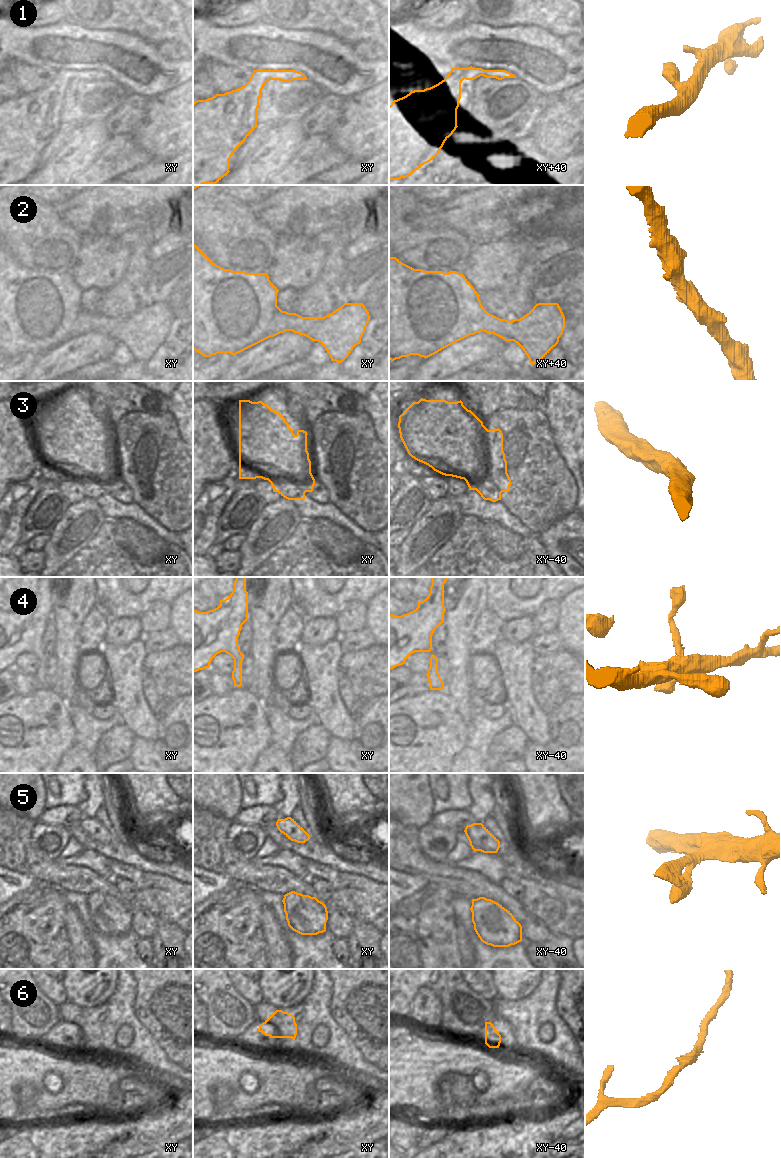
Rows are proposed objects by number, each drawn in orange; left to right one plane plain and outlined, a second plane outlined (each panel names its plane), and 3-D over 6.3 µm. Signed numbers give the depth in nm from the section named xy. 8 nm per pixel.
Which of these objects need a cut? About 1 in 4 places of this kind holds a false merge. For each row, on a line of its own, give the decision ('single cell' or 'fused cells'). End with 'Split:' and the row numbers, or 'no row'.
1: single cell
2: single cell
3: single cell
4: single cell
5: single cell
6: single cell
Split: no row

